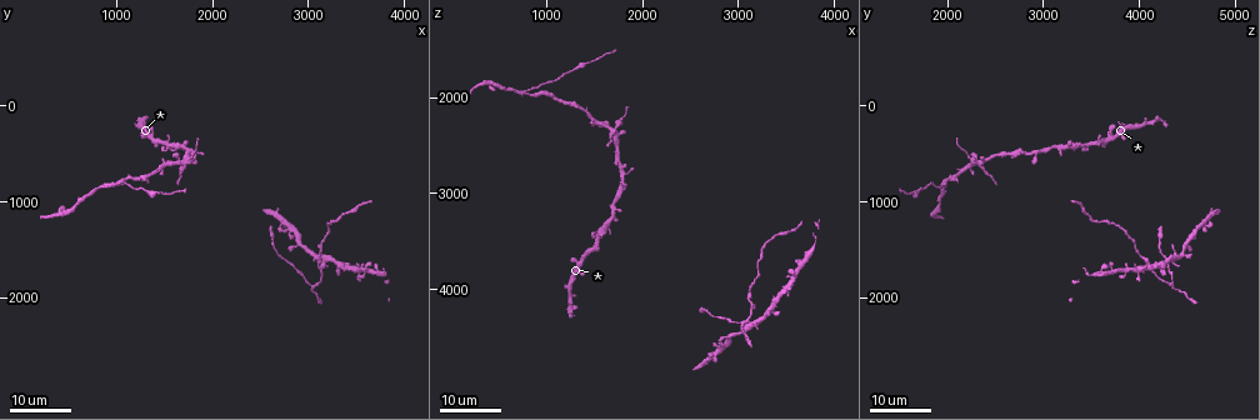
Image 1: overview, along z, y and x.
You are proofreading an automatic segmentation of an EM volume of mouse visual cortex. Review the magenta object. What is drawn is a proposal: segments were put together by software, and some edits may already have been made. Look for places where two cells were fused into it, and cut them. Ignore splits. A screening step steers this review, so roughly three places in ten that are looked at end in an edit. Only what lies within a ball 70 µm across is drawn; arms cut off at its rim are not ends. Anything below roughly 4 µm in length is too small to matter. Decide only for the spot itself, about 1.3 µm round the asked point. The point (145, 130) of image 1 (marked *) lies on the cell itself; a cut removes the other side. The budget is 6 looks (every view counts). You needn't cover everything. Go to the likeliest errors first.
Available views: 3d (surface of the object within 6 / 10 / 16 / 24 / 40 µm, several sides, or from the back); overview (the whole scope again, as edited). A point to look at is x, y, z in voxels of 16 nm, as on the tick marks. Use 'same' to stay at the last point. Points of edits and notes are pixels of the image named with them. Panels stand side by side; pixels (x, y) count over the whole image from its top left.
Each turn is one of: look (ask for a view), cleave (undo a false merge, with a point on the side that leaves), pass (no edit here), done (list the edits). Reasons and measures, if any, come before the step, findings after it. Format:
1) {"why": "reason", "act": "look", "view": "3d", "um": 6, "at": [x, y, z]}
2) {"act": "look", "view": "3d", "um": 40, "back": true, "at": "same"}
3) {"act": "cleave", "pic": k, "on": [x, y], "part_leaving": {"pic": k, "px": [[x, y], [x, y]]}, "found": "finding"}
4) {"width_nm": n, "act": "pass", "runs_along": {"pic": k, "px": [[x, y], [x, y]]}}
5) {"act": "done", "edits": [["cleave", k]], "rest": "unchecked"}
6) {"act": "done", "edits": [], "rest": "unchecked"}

{"why": "looks like a crossing", "act": "look", "view": "3d", "um": 24, "at": [1700, 620, 2300]}

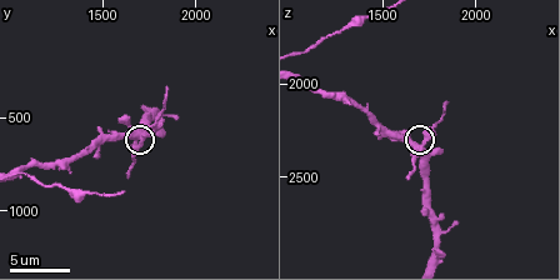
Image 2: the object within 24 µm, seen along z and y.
{"act": "look", "view": "3d", "um": 6, "at": [1660, 600, 2340]}

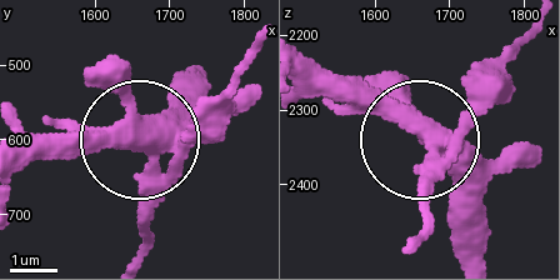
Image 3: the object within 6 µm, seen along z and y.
{"why": "other side", "act": "look", "view": "3d", "um": 6, "back": true, "at": [1680, 605, 2335]}

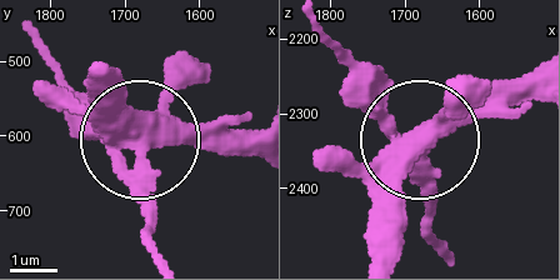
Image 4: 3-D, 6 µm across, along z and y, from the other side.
{"side_arm_um": 6, "arms": 5, "act": "cleave", "pic": 4, "on": [380, 80], "found": "two cells meet here"}

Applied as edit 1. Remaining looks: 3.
{"act": "look", "view": "overview"}

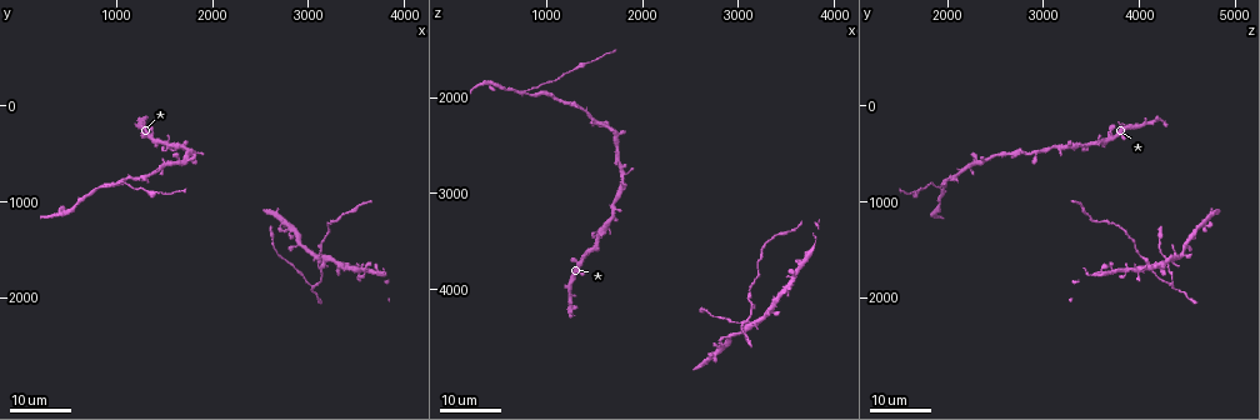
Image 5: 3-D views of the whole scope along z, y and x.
{"why": "branch point", "act": "look", "view": "3d", "um": 24, "at": [800, 880, 1960]}

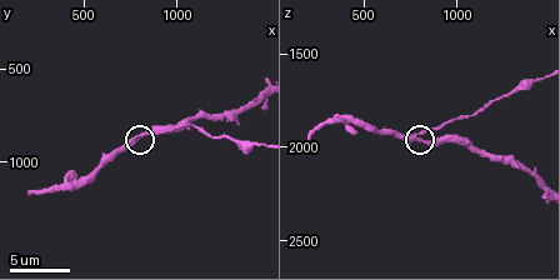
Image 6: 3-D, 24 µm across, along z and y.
{"act": "look", "view": "3d", "um": 10, "at": [780, 880, 1940]}

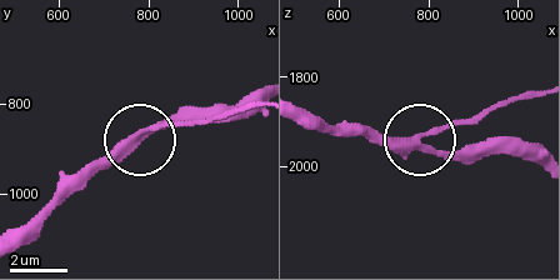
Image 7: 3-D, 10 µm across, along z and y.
{"act": "cleave", "pic": 7, "on": [183, 125], "part_leaving": {"pic": 7, "px": [[144, 130], [199, 124], [256, 104]]}, "found": "two cells meet here"}

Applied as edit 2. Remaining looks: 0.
{"act": "done", "edits": [["cleave", 4], ["cleave", 7]], "rest": "unchecked"}

